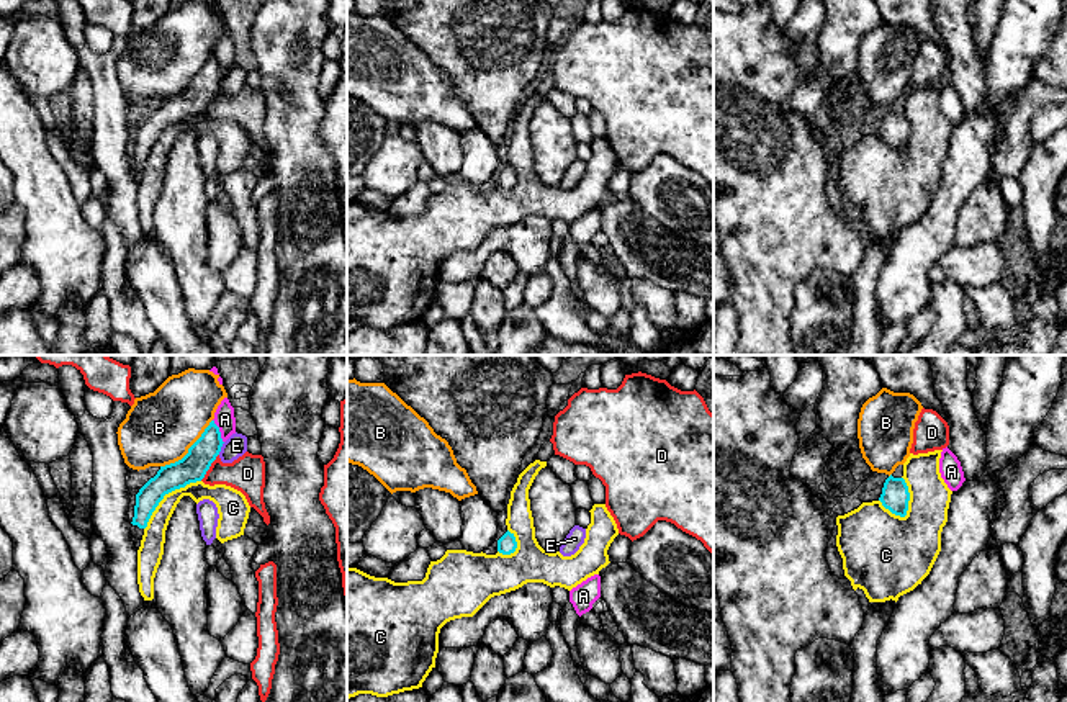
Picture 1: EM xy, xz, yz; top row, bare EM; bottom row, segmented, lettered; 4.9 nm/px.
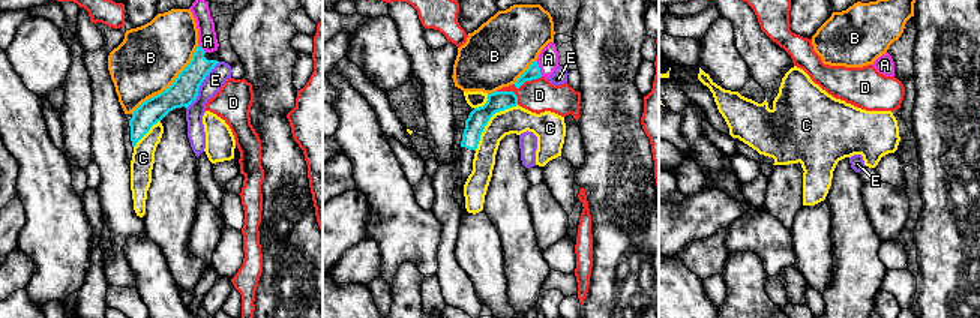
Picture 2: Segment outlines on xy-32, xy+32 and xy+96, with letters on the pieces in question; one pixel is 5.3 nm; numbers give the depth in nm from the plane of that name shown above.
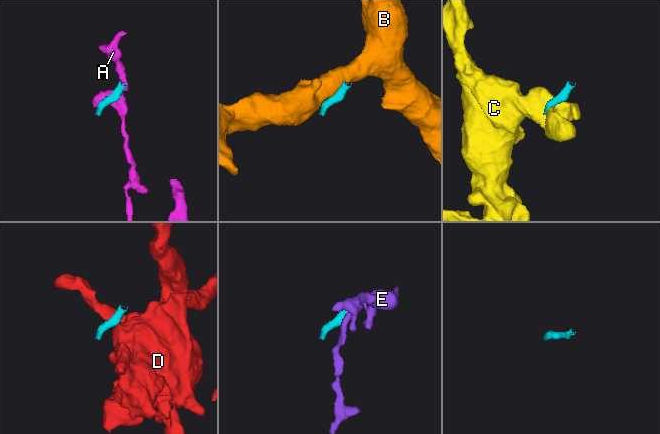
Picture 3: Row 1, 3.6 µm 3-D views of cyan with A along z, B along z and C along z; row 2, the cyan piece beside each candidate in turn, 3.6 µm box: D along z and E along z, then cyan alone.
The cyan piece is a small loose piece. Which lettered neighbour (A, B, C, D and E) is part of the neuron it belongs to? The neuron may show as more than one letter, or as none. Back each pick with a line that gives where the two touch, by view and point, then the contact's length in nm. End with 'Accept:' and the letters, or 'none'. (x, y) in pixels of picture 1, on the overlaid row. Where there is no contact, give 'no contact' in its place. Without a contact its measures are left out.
Accept: none

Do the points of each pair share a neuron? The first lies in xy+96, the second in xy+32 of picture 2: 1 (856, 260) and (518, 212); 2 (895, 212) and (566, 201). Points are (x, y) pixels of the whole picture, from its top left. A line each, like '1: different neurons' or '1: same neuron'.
1: same neuron
2: different neurons

